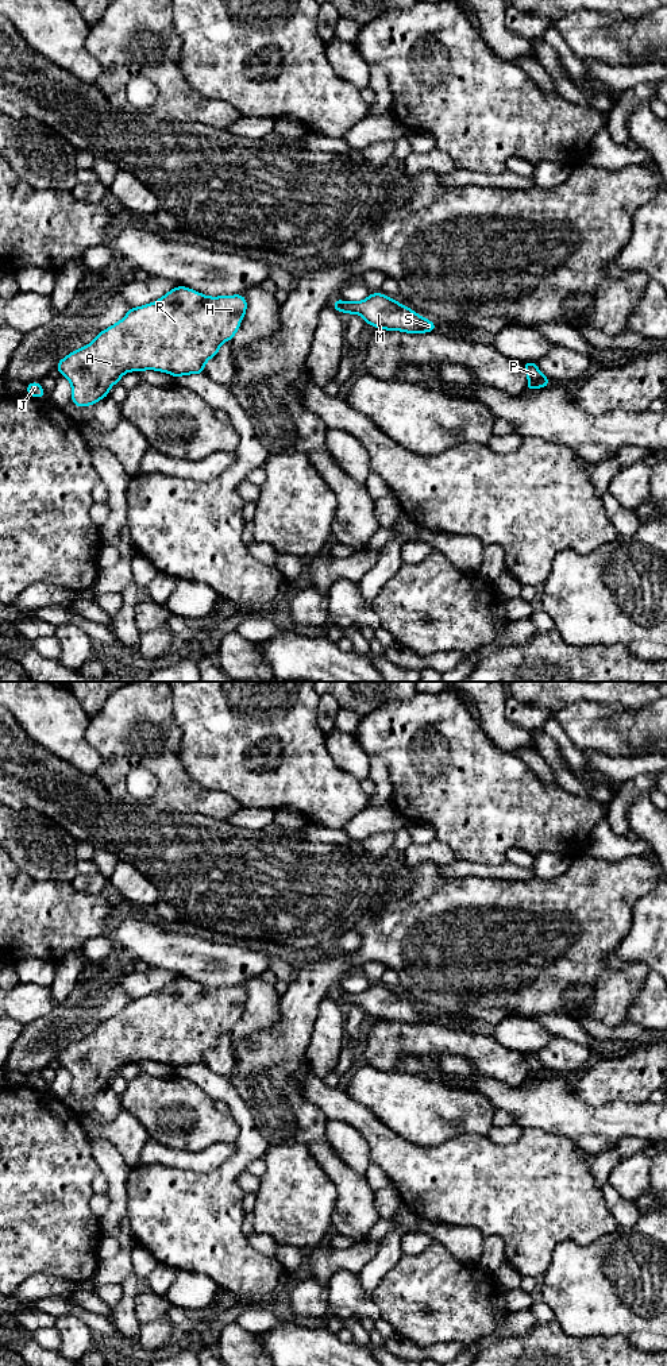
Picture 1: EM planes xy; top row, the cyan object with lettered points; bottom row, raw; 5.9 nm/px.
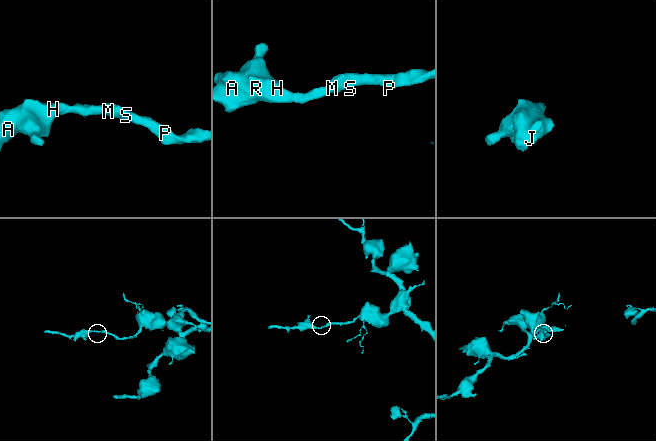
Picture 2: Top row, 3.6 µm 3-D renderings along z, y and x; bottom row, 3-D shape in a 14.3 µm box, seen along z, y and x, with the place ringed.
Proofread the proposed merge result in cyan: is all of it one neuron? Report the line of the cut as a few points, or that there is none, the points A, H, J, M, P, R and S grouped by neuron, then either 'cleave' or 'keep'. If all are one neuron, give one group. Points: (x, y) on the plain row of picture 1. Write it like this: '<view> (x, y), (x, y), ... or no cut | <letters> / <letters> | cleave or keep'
no cut | A H J M P R S | keep

